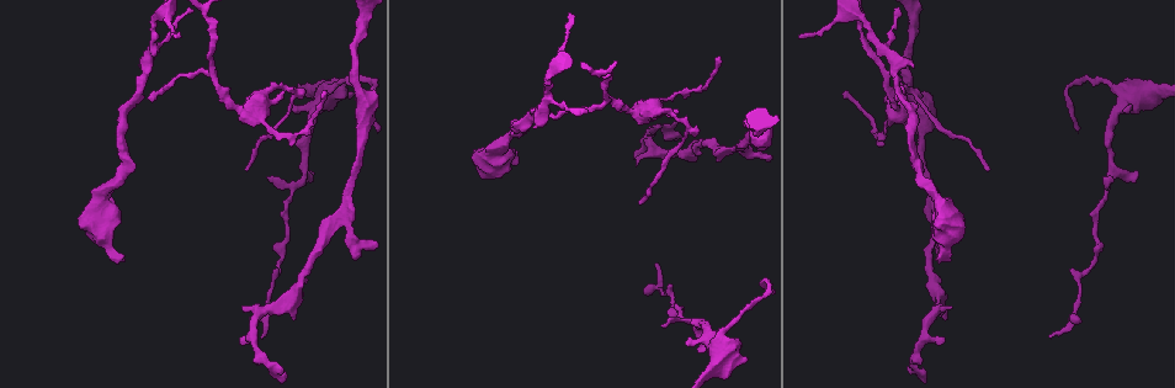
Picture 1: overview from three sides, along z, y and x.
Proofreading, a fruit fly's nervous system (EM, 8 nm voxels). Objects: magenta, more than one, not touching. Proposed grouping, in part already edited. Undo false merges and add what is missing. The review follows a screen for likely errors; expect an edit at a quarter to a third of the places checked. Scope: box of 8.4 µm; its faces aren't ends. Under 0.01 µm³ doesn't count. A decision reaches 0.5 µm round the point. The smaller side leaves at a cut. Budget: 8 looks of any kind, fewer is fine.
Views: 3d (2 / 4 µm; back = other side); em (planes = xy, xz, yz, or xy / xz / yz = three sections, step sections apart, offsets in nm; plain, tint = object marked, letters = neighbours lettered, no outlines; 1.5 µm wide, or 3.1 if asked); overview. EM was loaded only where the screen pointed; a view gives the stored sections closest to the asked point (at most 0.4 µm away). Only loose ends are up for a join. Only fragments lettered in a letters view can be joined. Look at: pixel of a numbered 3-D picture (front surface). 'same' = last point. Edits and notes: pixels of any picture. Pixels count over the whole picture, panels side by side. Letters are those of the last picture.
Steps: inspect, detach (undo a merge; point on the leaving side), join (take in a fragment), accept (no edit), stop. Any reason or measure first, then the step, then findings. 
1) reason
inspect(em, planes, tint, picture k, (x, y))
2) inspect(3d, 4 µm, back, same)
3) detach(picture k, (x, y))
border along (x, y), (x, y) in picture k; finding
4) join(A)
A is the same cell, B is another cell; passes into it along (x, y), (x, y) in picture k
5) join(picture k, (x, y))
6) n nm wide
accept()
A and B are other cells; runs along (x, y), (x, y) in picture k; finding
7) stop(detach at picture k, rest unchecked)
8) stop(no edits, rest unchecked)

sharp bend
inspect(3d, 2 µm, picture 1, (646, 108))

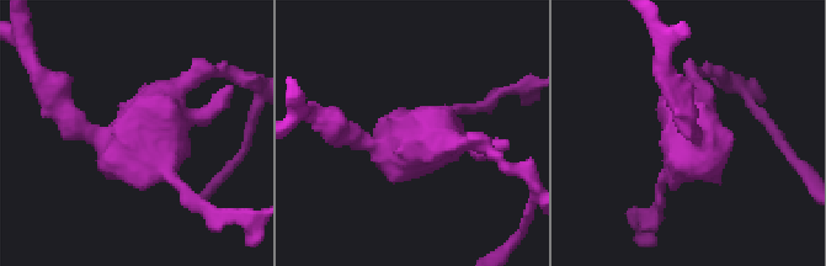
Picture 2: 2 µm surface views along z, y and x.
now the EM
inspect(em, xy, step 4, tint, picture 2, (688, 149))

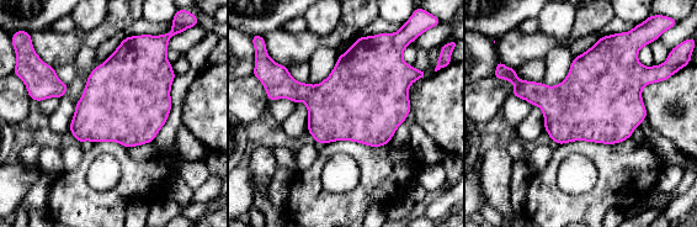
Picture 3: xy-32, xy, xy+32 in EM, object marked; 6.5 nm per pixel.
cut it another way
inspect(em, planes, letters, same)

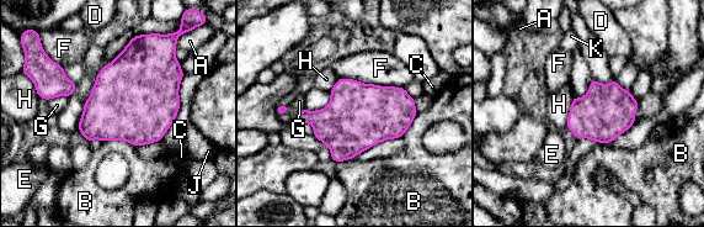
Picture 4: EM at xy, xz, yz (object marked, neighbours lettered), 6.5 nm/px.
3 arms
accept()
A, B, C, D, E, F, G, H, J and K are other cells; all the same neuron

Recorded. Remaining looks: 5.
thin end
inspect(3d, 4 µm, picture 1, (308, 179))

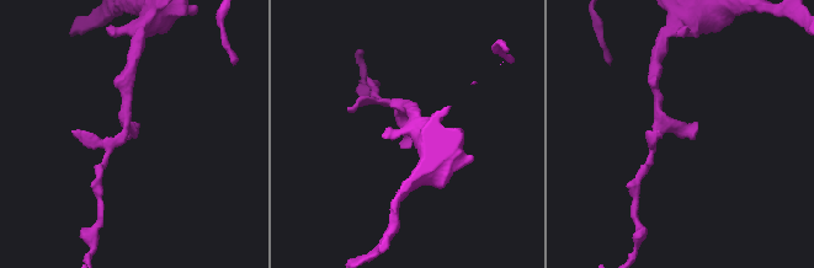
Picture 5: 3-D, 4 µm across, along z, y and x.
need the tissue
inspect(em, xz, step 8, tint, picture 5, (404, 147))

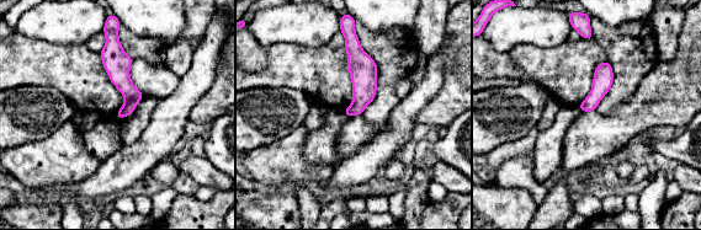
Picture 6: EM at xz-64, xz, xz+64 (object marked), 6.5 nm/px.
inspect(em, planes, letters, same)

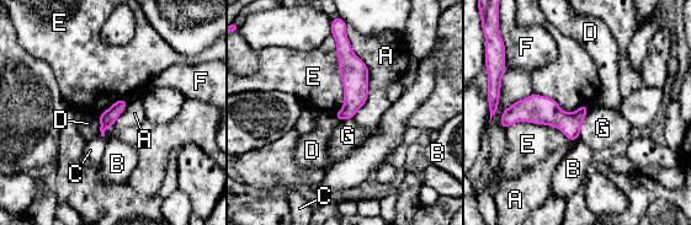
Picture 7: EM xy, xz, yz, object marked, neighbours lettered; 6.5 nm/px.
accept()
A, B, C, D, E, F and G are other cells; border along (588, 106), (578, 138) in picture 7; no lettered fragment goes on from it

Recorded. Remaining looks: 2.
three arms meet
inspect(em, xy, step 4, tint, picture 1, (138, 100))

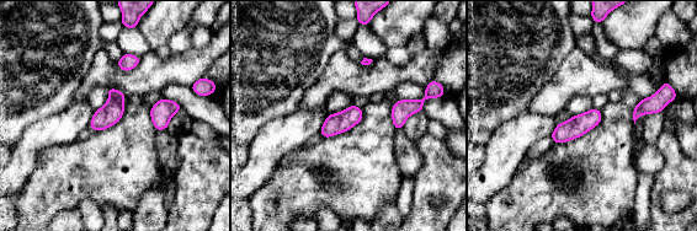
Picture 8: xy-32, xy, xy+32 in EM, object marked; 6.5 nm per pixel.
inspect(em, planes, letters, same)

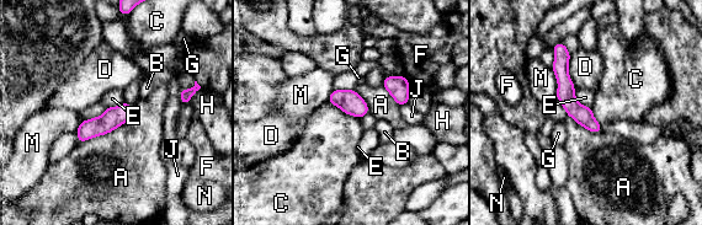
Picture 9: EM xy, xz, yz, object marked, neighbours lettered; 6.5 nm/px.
A touches over 420 nm
accept()
A, B, C, D, E, F, G, H, J, M and N are other cells; continuous, no second neuron

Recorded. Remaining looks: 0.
stop(no edits, rest unchecked)

